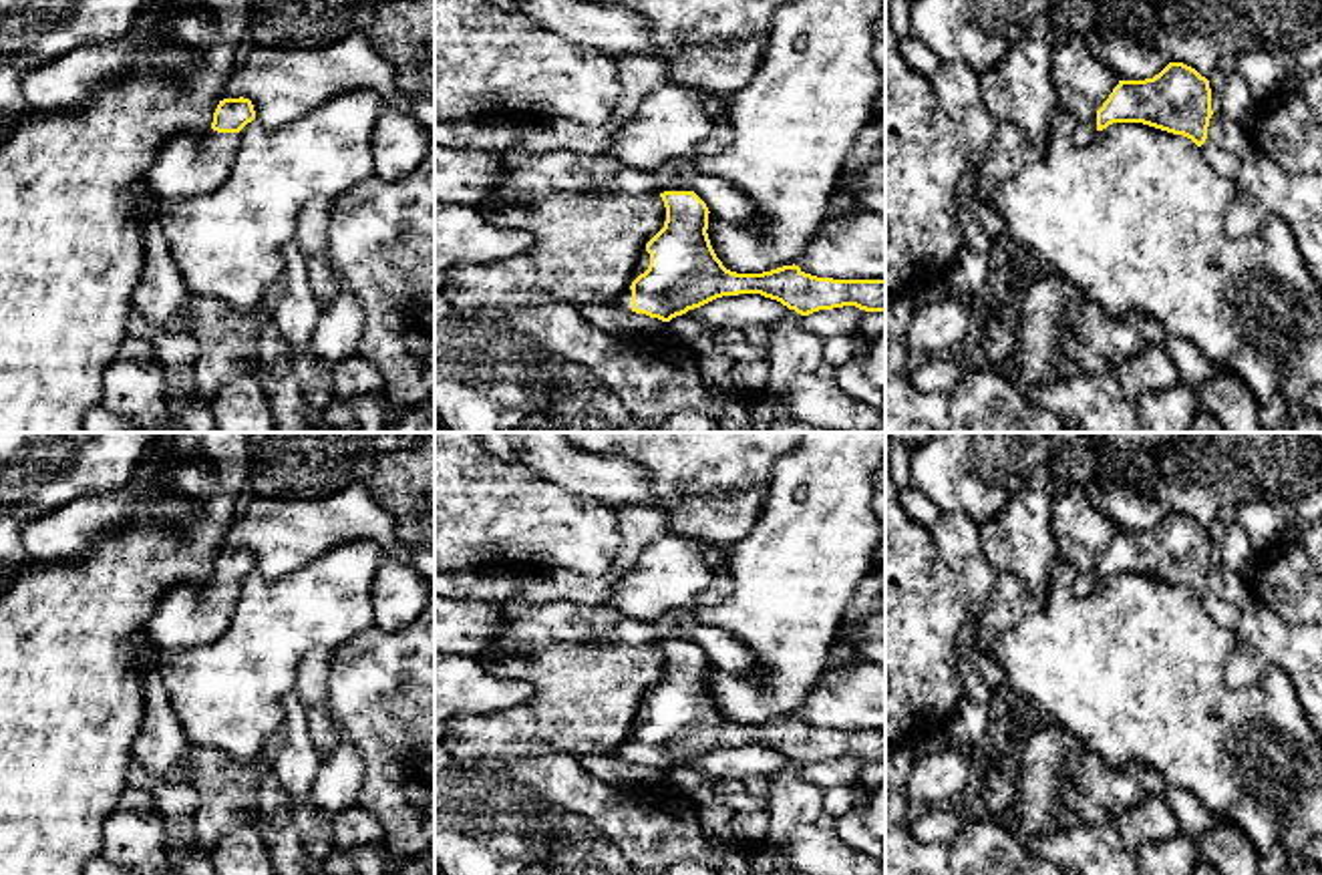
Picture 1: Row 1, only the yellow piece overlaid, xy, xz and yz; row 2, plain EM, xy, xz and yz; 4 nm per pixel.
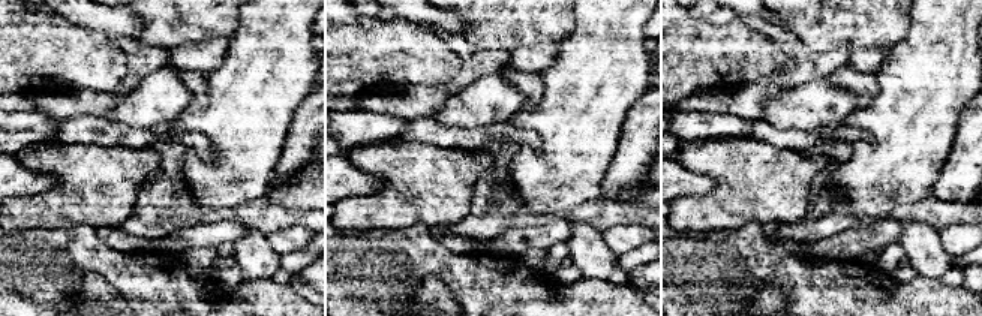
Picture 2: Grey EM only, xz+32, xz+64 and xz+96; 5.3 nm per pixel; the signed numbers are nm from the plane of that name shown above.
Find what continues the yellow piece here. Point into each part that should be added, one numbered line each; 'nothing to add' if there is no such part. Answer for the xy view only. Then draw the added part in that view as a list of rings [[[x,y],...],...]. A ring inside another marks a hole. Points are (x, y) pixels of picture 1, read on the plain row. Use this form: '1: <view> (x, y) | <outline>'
1: xy (186, 618) | [[[213,579],[203,589],[183,585],[169,591],[147,624],[147,642],[163,654],[217,640],[229,628],[237,595],[237,583]]]

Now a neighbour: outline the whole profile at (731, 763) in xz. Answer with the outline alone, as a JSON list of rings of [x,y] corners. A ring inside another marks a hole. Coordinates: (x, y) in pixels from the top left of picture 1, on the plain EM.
[[[738,744],[716,748],[700,758],[688,760],[684,766],[694,768],[702,776],[745,780],[747,776],[769,776],[787,762],[787,756],[761,744]]]

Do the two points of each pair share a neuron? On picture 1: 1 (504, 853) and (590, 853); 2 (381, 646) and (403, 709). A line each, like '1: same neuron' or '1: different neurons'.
1: different neurons
2: same neuron

